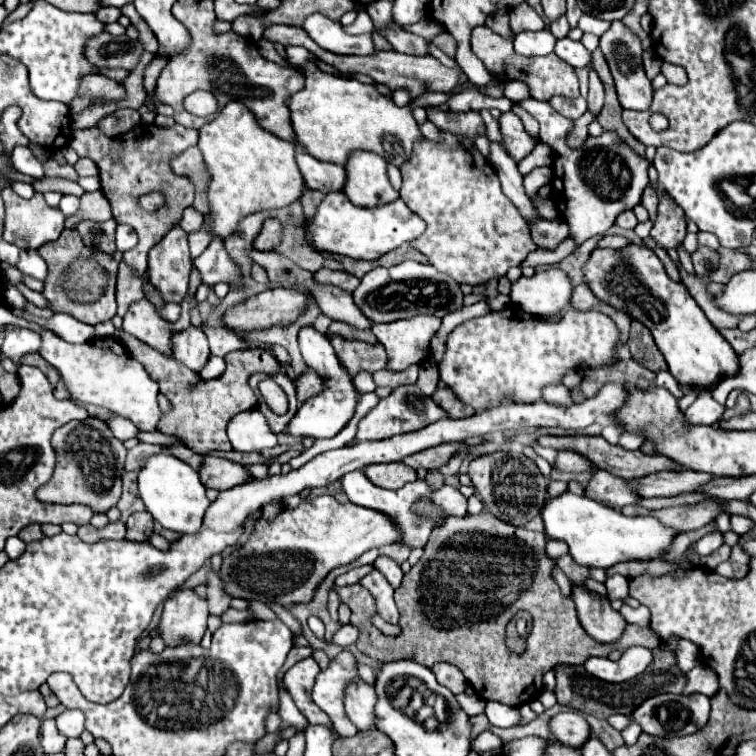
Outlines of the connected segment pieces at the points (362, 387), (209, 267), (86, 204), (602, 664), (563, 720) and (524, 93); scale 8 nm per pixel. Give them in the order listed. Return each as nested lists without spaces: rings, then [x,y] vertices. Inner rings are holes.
[[[358,373],[354,377],[354,385],[356,385],[356,389],[360,393],[370,393],[370,391],[376,389],[376,383],[374,383],[374,379],[372,379],[370,373]]]
[[[220,237],[212,239],[210,247],[200,257],[194,259],[194,267],[198,269],[202,283],[210,287],[220,281],[226,281],[230,285],[240,281],[240,269],[230,261]]]
[[[102,191],[84,193],[82,199],[80,199],[80,209],[72,217],[66,217],[64,227],[74,229],[80,221],[86,221],[86,219],[90,219],[90,221],[108,221],[108,219],[112,219],[110,203],[106,201]]]
[[[628,647],[622,651],[622,657],[618,661],[610,661],[606,657],[590,657],[584,667],[586,671],[606,683],[624,683],[640,675],[650,665],[652,651],[646,647]]]
[[[576,711],[558,713],[550,721],[550,729],[552,729],[554,739],[558,739],[570,747],[578,747],[578,749],[586,743],[586,739],[590,739],[590,725]]]
[[[506,81],[506,83],[504,83],[504,97],[506,97],[506,99],[518,103],[518,101],[526,99],[528,95],[530,95],[530,93],[528,93],[528,89],[526,89],[524,83],[520,83],[520,81]]]

